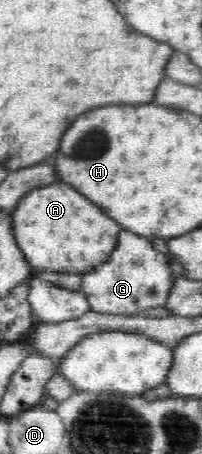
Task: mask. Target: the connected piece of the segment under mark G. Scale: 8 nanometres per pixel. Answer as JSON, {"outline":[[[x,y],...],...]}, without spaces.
{"outline":[[[123,230],[123,236],[119,236],[119,248],[111,254],[111,260],[83,275],[81,290],[97,313],[135,316],[164,303],[173,280],[170,263],[169,255],[154,249],[149,239]]]}

